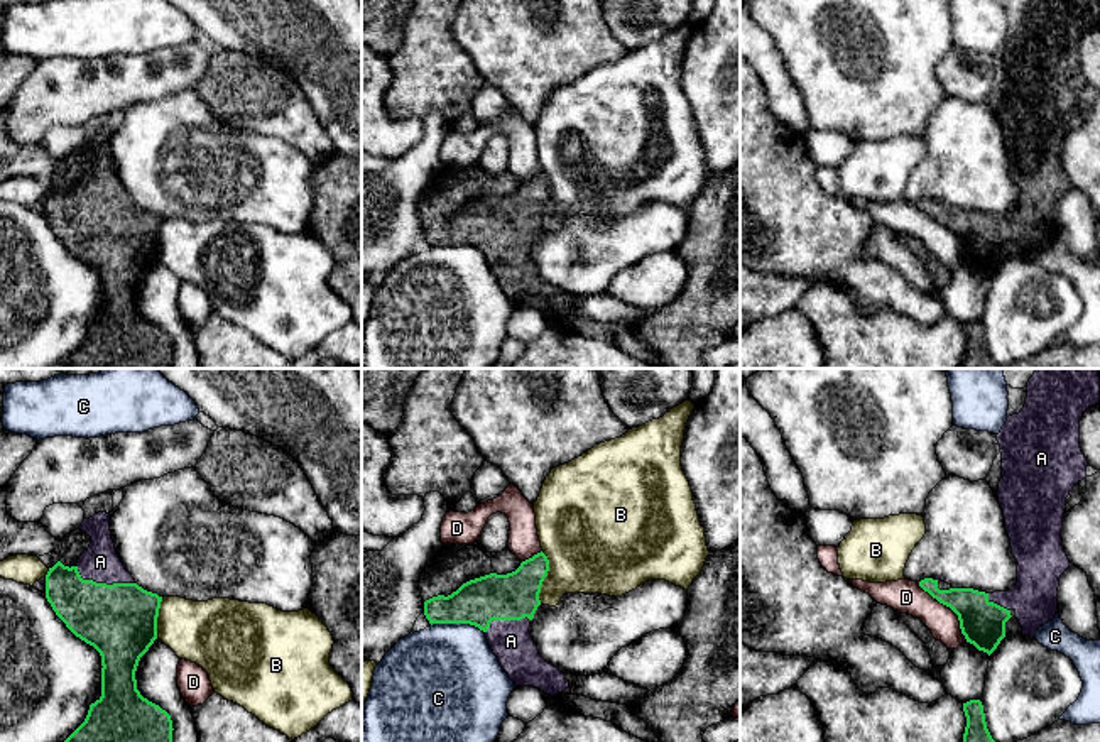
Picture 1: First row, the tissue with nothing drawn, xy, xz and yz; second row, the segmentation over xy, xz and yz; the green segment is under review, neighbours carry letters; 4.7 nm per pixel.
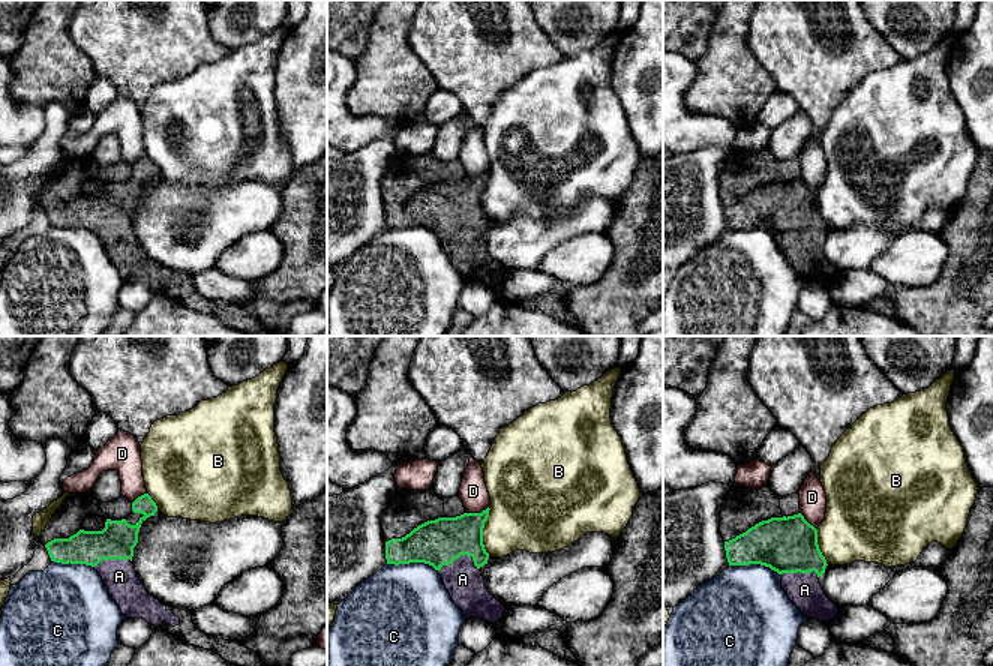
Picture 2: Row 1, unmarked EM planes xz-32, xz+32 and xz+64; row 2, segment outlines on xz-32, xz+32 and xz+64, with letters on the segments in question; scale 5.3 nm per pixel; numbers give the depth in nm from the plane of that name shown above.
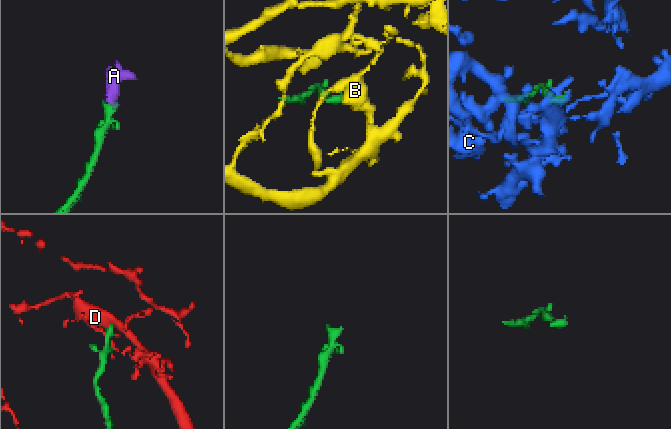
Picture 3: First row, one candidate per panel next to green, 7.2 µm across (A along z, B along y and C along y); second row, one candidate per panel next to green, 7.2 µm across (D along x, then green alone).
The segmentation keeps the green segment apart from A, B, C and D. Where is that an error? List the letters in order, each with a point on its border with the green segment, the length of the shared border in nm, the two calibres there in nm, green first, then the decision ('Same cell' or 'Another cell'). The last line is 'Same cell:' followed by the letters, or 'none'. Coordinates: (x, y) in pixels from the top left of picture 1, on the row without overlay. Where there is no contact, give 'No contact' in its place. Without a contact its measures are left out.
A: Touches green at xy (102, 205). Shared border 300 nm. Thickness 360 nm (green) against 180 nm. Same cell
B: Touches green at xz (546, 196). Shared border 240 nm. Thickness 220 nm (green) against 420 nm. Another cell
C: Touches green at xz (458, 244). Shared border 260 nm. Thickness 220 nm (green) against 480 nm. Another cell
D: Touches green at yz (950, 229). Shared border 360 nm. Thickness 220 nm (green) against 160 nm. Another cell
Same cell: A

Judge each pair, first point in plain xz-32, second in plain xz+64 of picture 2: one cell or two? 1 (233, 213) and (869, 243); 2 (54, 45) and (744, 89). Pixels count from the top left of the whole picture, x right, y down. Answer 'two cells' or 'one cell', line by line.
1: one cell
2: one cell

